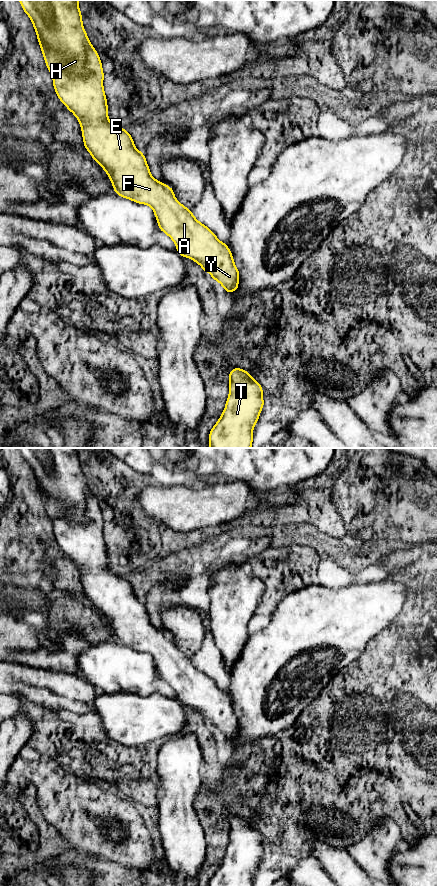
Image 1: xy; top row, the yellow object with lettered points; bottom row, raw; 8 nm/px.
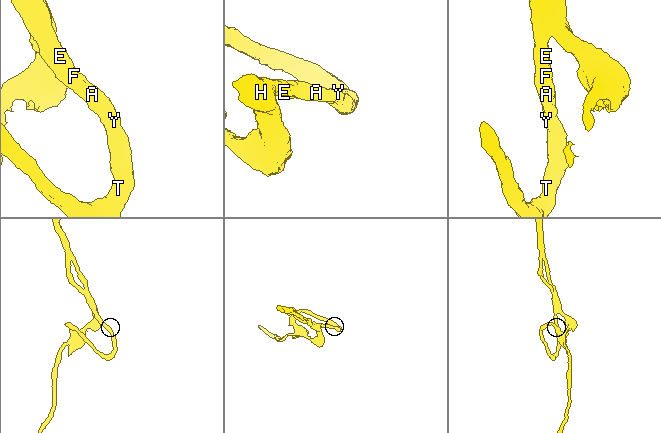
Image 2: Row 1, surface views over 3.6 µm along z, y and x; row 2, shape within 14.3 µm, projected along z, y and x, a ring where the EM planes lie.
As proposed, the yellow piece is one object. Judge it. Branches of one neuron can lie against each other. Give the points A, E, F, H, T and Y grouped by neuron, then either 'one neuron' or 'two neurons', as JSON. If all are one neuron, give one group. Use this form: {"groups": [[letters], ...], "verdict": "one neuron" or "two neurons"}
{"groups": [["A", "E", "F", "T", "Y"], ["H"]], "verdict": "two neurons"}

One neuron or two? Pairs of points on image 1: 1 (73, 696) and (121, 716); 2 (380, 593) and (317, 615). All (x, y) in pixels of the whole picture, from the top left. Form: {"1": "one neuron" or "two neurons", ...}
{"1": "two neurons", "2": "one neuron"}

